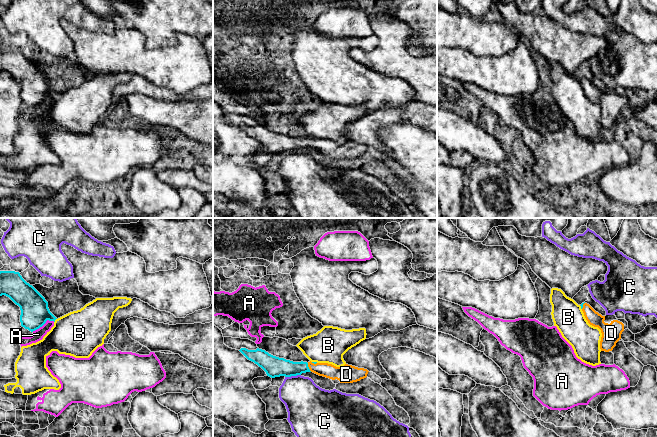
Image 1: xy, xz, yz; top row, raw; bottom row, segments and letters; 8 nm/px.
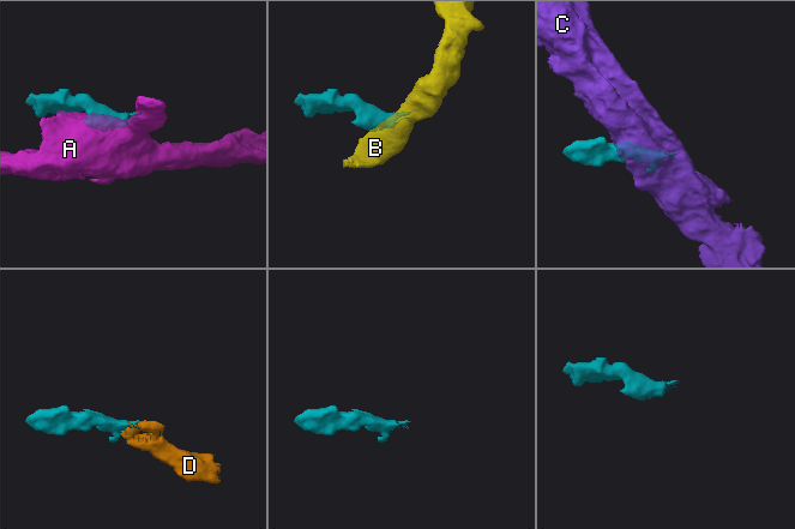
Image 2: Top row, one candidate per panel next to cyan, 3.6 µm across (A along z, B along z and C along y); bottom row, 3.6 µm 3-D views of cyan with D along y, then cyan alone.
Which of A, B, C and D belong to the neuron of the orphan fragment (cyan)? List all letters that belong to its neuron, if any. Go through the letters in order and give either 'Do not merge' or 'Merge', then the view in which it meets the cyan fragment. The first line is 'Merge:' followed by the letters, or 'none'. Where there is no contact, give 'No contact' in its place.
Merge: D
A: Do not merge. Touches cyan in xy
B: Do not merge. Touches cyan in xy
C: Do not merge. Touches cyan in xz
D: Merge. Touches cyan in xz

